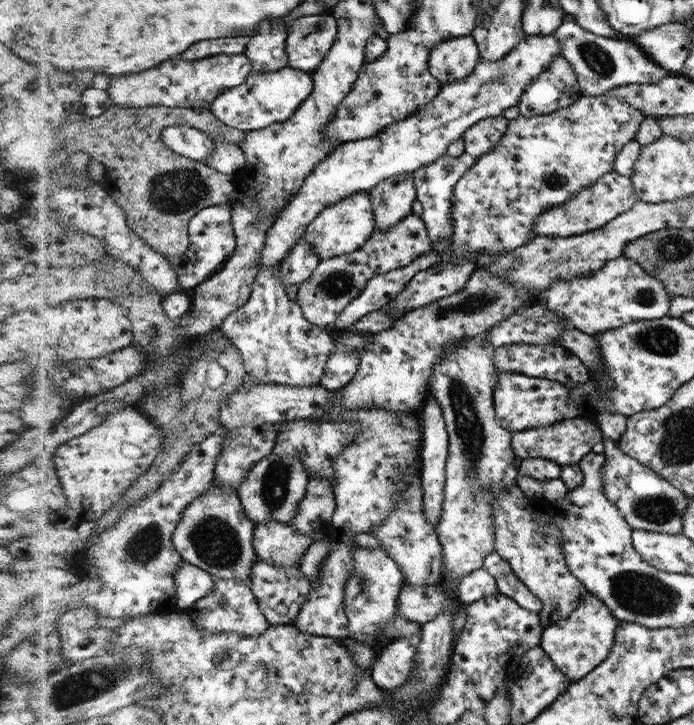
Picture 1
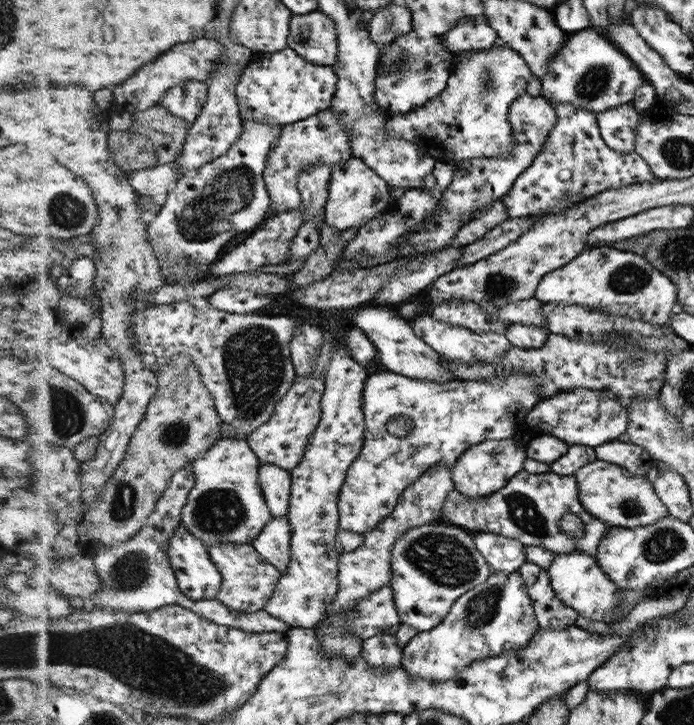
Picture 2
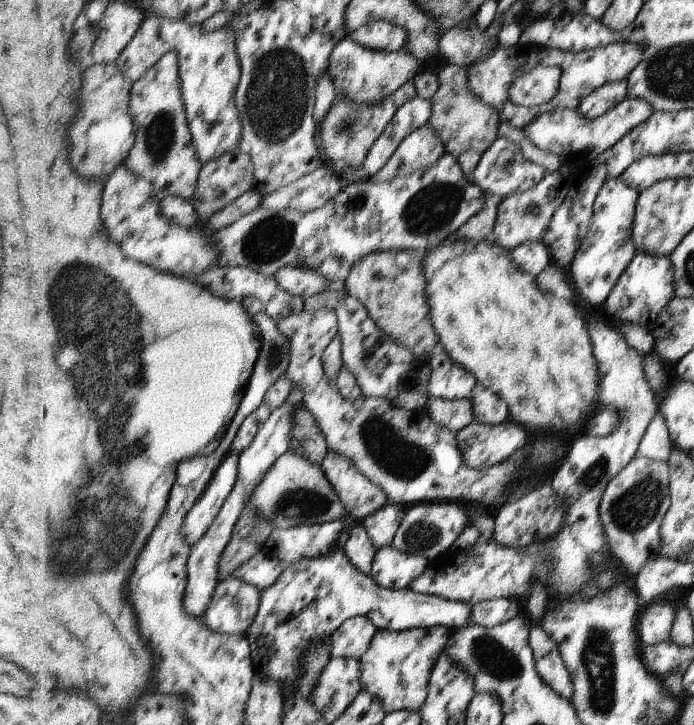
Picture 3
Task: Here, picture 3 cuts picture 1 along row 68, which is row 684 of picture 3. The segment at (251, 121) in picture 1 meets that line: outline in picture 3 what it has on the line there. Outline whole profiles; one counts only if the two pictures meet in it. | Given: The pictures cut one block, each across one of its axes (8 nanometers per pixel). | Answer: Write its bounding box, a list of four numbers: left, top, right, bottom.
[247,519,473,697]

